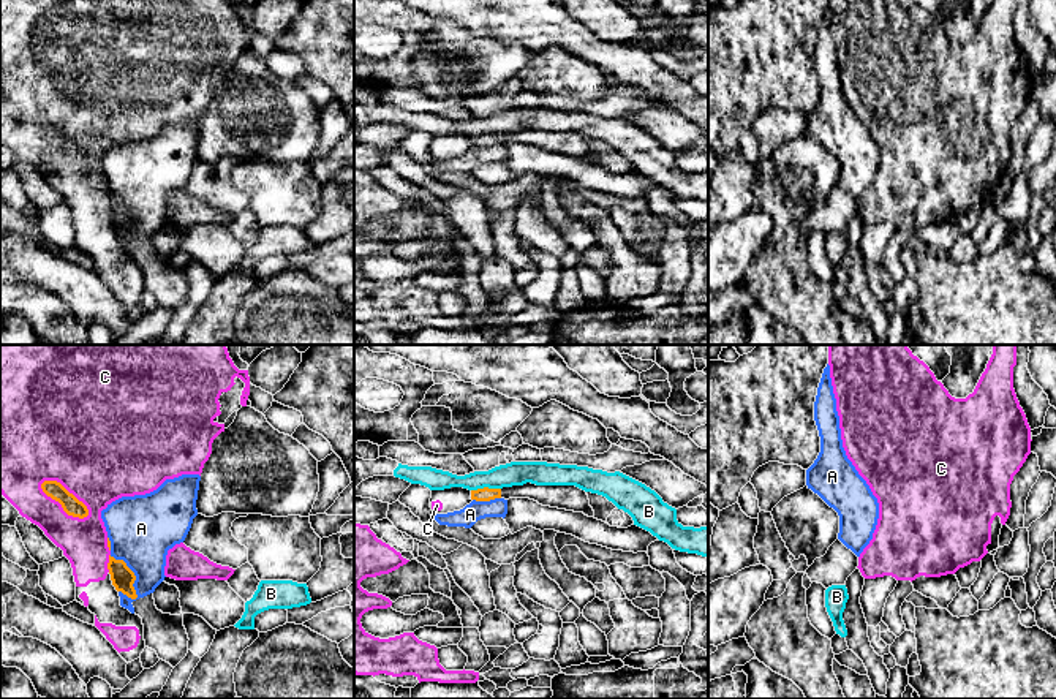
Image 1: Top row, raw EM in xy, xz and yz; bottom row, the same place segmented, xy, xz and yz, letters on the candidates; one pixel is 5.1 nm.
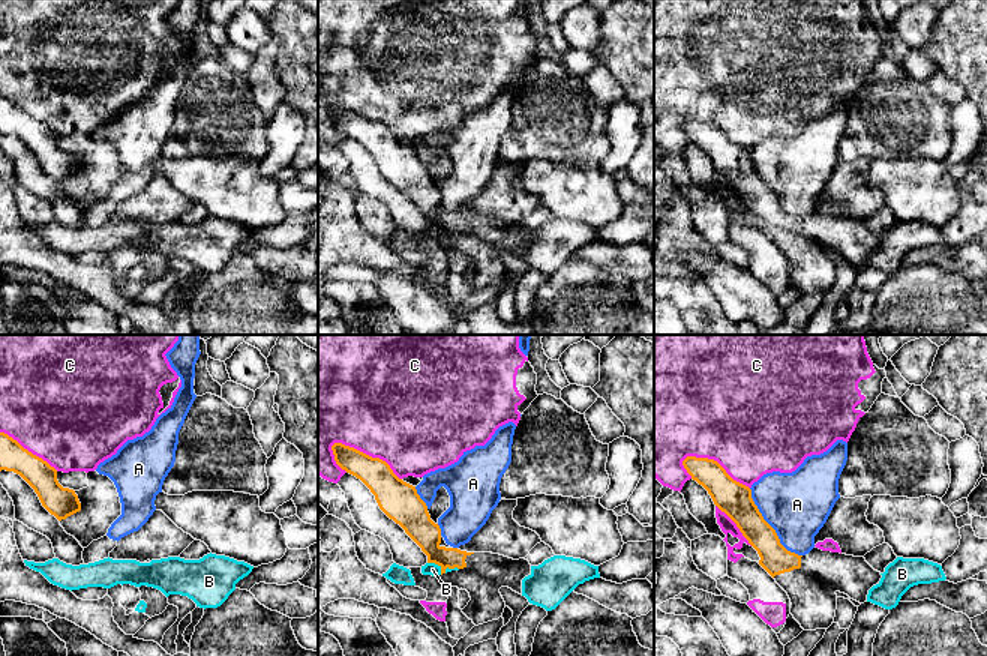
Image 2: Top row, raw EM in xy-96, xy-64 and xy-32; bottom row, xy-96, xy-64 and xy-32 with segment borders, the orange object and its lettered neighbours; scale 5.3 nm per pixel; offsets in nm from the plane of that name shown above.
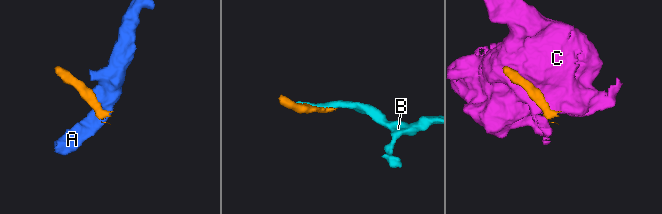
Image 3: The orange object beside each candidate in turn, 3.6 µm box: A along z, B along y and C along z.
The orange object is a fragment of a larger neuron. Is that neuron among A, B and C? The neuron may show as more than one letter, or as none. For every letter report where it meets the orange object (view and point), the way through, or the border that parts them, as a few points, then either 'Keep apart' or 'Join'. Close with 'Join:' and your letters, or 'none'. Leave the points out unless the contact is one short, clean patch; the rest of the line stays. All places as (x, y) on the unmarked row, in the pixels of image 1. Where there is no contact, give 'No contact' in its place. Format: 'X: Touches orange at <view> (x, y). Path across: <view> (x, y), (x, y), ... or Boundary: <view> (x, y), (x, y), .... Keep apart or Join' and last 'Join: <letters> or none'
A: Touches orange at xy (133, 220). Keep apart
B: Touches orange at xz (486, 133). Boundary: xz (500, 133), (478, 133), (471, 136). Keep apart
C: Touches orange at xy (65, 135). Keep apart
Join: none

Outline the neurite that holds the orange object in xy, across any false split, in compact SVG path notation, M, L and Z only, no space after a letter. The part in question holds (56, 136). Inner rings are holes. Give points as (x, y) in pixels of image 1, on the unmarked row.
M44 127L41 130L43 138L52 145L58 147L68 161L84 164L89 161L87 152L79 147L73 139L70 139L57 127Z

